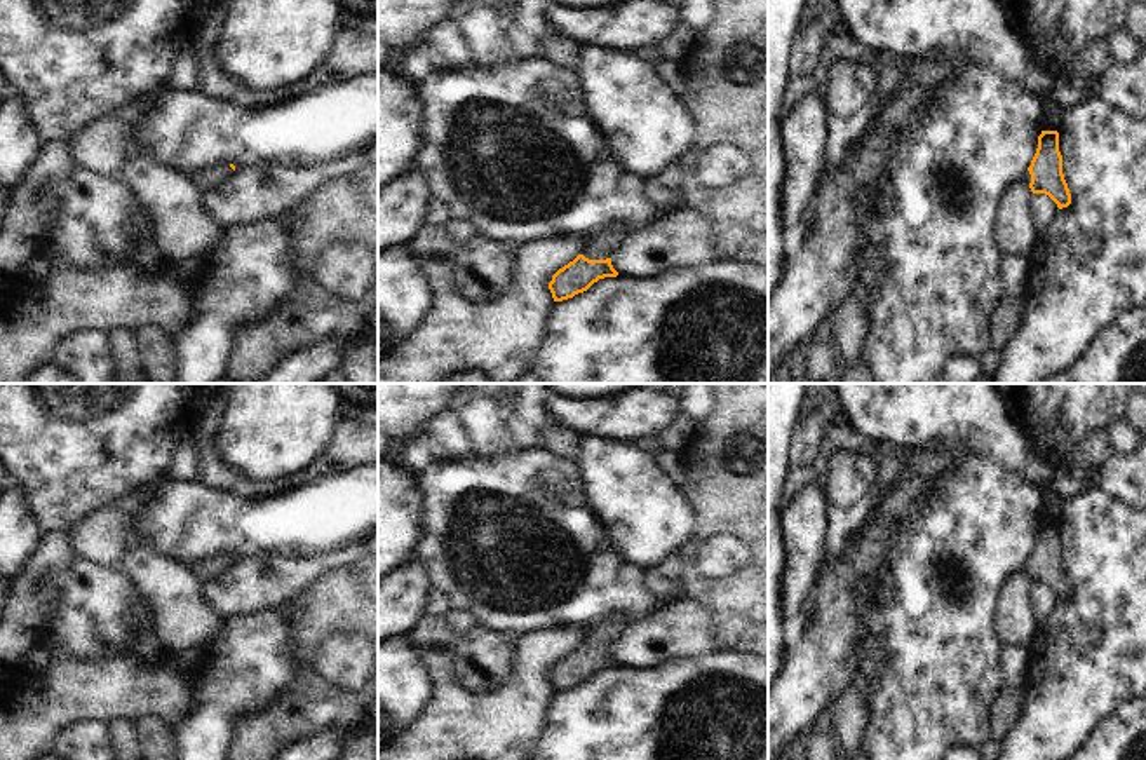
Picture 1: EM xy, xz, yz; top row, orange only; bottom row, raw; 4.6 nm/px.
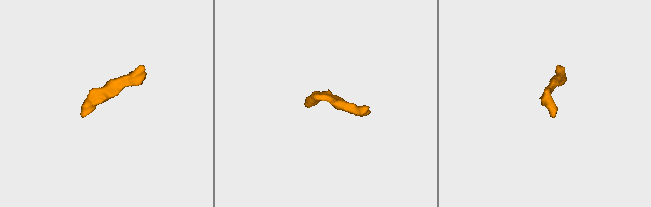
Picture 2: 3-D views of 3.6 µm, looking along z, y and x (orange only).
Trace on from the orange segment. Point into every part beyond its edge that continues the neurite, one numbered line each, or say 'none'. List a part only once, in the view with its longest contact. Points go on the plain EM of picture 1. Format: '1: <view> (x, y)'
1: xz (601, 637)

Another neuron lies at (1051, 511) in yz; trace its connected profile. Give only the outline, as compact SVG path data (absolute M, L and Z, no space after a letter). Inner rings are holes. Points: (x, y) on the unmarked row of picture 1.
M1048 490L1043 499L1045 506L1042 509L1042 521L1059 521L1062 507L1061 497L1054 490Z

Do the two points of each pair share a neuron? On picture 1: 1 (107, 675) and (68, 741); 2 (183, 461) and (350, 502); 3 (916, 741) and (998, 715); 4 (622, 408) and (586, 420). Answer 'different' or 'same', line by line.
1: different
2: different
3: different
4: same

